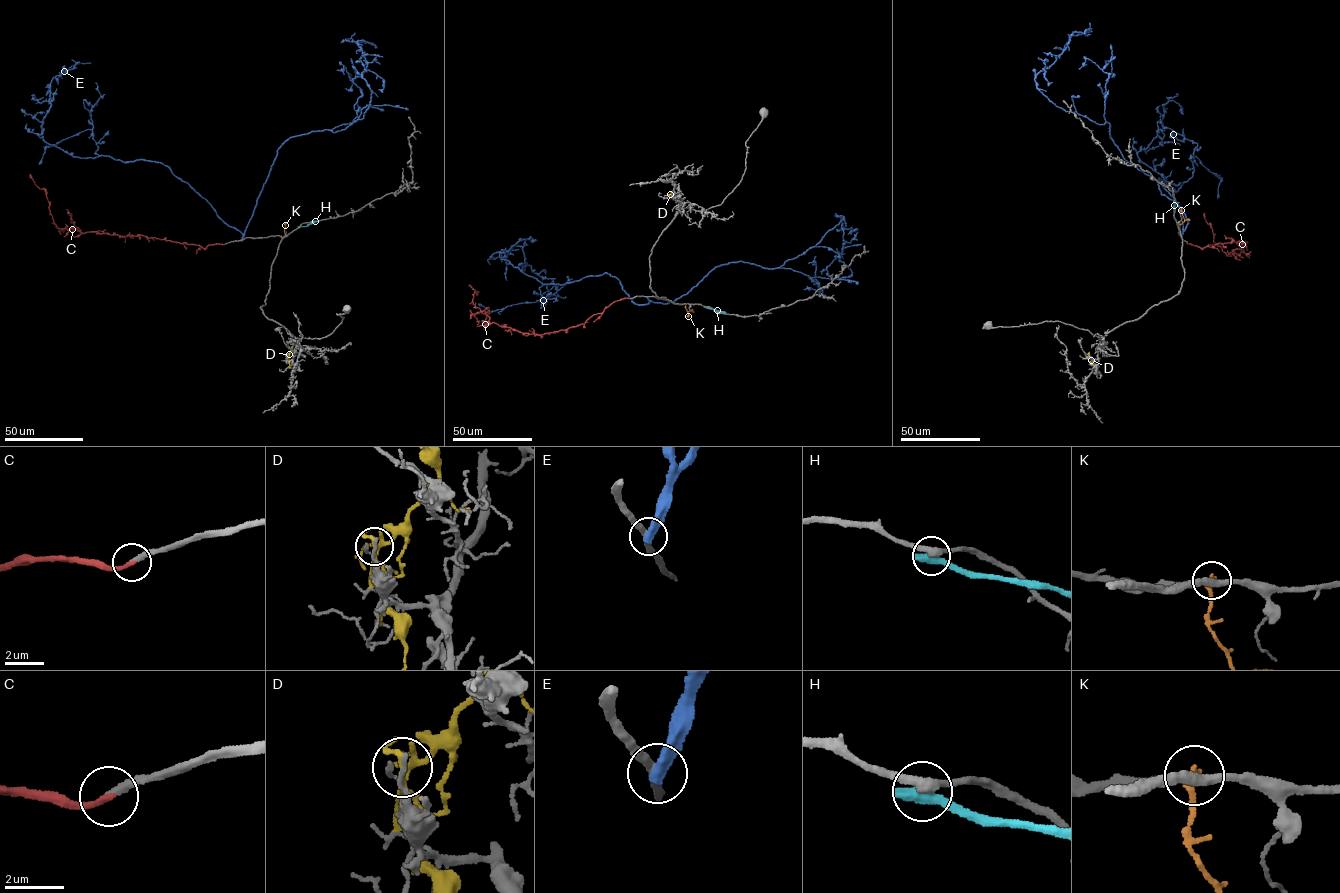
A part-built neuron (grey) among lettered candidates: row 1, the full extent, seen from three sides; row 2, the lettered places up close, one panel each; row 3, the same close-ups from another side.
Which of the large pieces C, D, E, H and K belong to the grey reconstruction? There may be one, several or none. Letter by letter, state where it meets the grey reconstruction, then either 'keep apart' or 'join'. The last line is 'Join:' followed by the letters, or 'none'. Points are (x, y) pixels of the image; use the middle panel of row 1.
C: (629, 298) | join
D: (672, 191) | keep apart
E: (647, 297) | keep apart
H: (705, 307) | keep apart
K: (685, 303) | keep apart
Join: C

